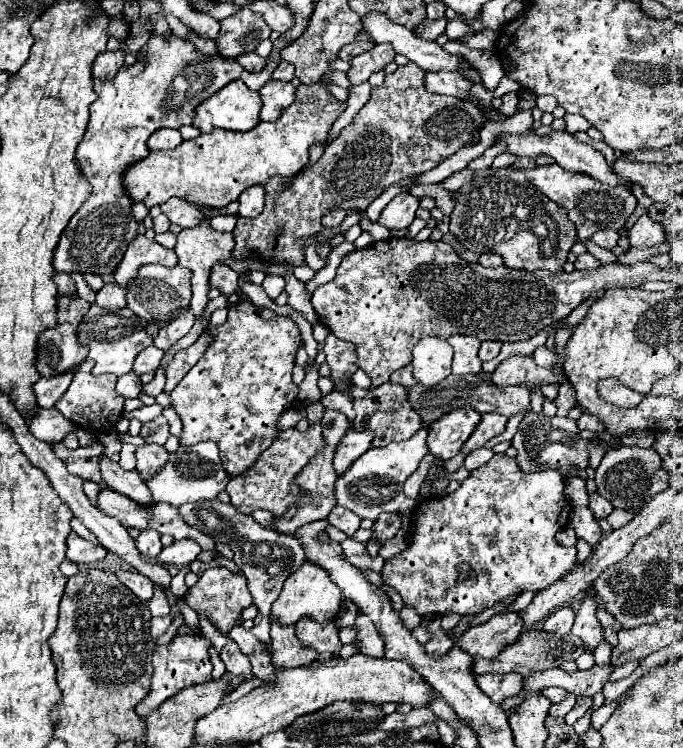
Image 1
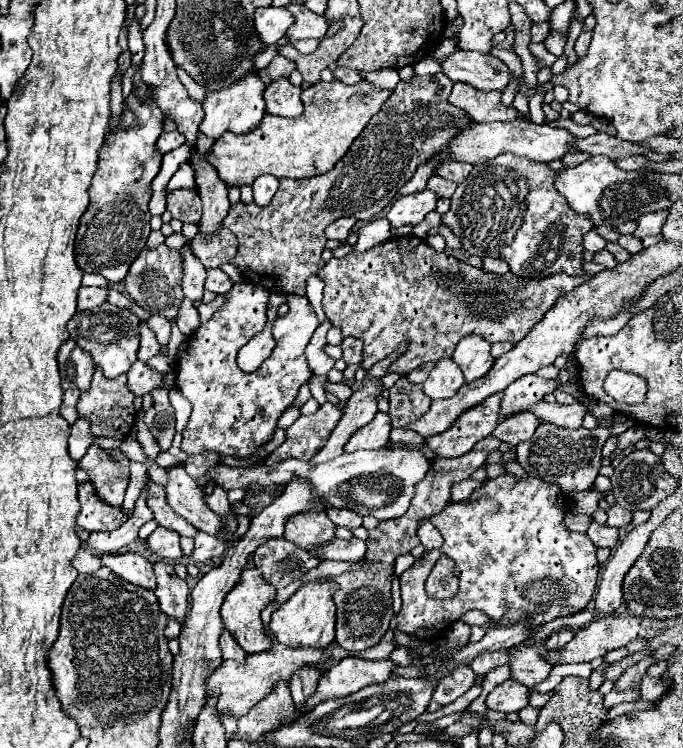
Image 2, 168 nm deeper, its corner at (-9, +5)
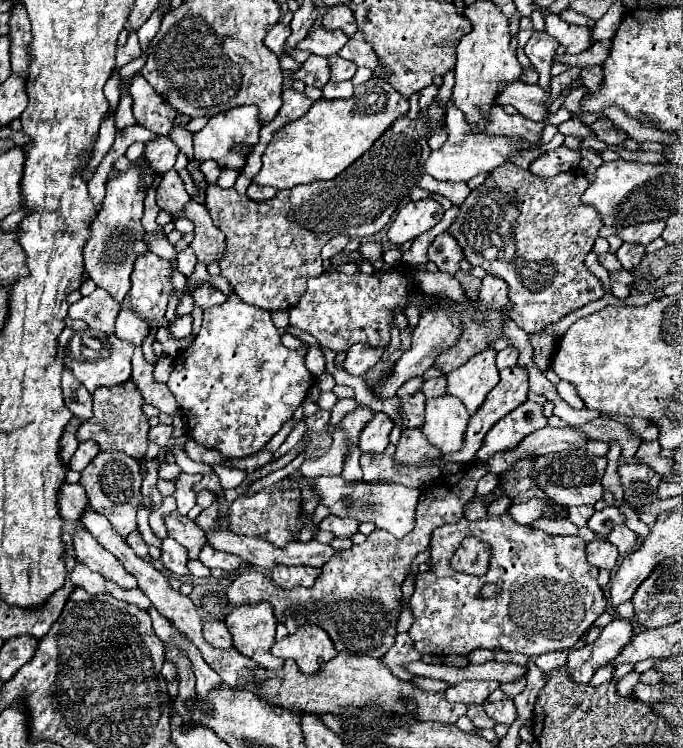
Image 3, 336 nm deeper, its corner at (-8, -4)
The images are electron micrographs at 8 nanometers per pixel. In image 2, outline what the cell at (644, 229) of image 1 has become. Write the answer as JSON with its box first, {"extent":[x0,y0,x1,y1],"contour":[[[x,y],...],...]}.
{"extent":[634,211,666,239],"contour":[[[666,211],[640,215],[640,217],[636,219],[636,231],[634,231],[634,237],[642,239],[642,237],[648,237],[648,235],[660,235],[664,221],[666,221]]]}

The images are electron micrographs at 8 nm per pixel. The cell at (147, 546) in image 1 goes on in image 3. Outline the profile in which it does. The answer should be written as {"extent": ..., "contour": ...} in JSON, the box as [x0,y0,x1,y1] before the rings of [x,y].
{"extent":[161,538,189,576],"contour":[[[165,538],[161,542],[161,562],[173,574],[177,574],[177,576],[189,574],[189,570],[187,570],[187,558],[189,558],[187,550],[181,544],[177,544],[173,538]]]}

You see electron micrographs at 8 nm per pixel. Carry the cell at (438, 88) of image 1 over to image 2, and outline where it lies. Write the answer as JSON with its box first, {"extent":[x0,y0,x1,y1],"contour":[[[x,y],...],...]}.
{"extent":[450,83,518,121],"contour":[[[454,83],[454,89],[450,93],[450,103],[460,107],[470,119],[476,121],[514,121],[518,119],[516,107],[506,107],[500,101],[500,91],[492,93],[482,93],[476,91],[464,83]]]}

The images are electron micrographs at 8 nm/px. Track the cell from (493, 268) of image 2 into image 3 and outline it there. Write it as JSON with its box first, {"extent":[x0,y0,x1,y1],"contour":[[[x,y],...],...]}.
{"extent":[479,276,507,308],"contour":[[[485,276],[483,284],[481,284],[481,292],[479,298],[489,306],[489,308],[503,308],[507,306],[507,284],[503,284],[503,280],[499,280],[497,276]]]}

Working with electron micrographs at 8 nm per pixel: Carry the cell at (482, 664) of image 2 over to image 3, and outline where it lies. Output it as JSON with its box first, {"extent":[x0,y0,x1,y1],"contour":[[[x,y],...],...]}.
{"extent":[445,680,499,704],"contour":[[[465,680],[457,686],[451,686],[445,690],[447,700],[451,702],[463,702],[463,704],[485,704],[487,696],[499,688],[499,682],[477,682],[477,680]]]}

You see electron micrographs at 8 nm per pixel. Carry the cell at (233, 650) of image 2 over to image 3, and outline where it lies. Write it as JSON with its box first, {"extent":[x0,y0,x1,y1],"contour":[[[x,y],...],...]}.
{"extent":[203,622,233,650],"contour":[[[205,622],[203,624],[203,638],[215,646],[215,648],[221,648],[221,650],[229,650],[233,646],[233,640],[231,640],[231,634],[229,630],[225,628],[225,622]]]}

